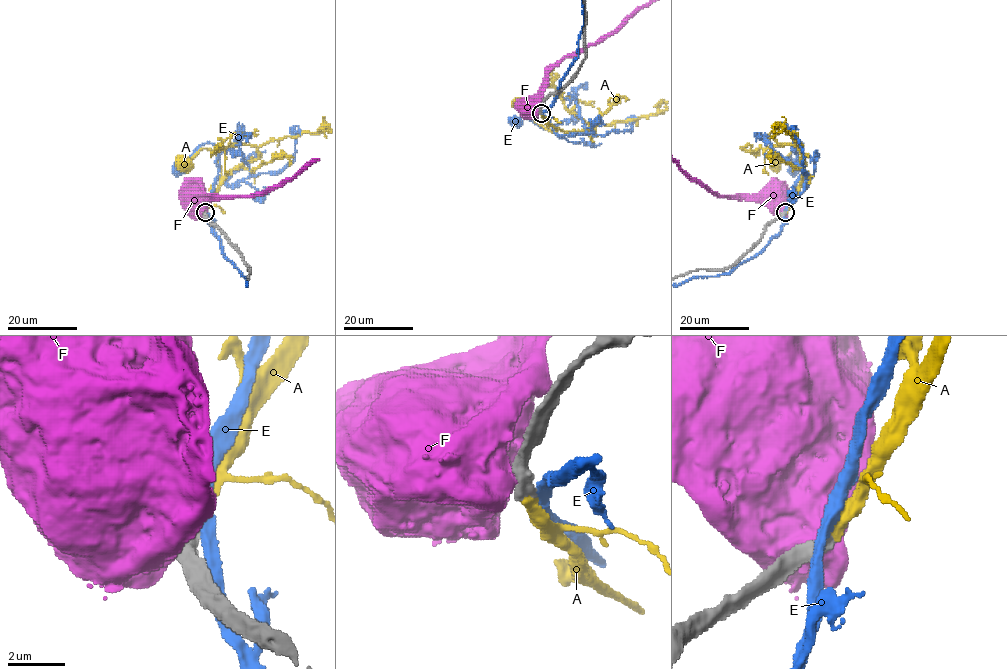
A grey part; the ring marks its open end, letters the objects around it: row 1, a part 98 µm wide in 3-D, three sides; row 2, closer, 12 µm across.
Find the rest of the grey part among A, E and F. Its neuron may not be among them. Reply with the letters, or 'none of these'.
A

